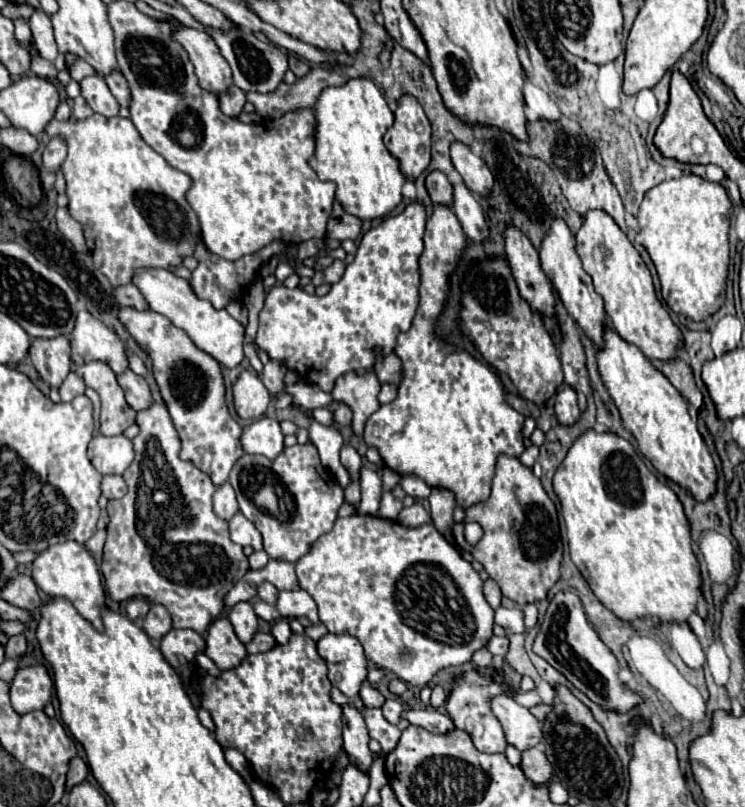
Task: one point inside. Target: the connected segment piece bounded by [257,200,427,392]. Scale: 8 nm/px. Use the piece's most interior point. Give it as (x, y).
(321, 338)

